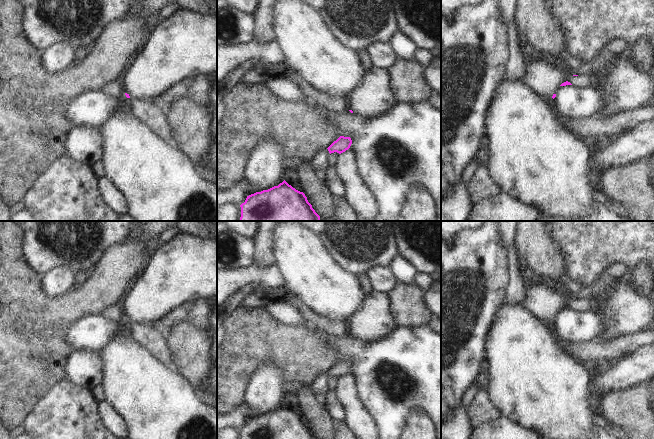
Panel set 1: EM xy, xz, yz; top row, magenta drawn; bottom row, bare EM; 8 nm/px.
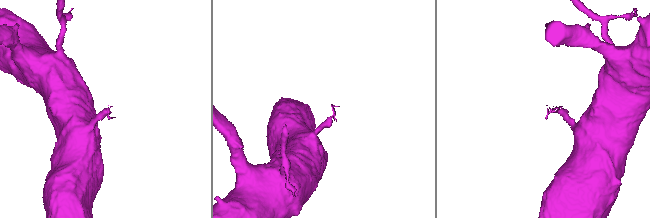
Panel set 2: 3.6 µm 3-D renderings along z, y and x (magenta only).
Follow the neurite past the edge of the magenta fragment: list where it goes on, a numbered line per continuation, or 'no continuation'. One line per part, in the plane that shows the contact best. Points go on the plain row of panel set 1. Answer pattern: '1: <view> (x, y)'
1: yz (545, 302)

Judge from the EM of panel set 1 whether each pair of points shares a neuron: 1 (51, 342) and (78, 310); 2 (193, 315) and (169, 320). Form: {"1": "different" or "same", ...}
{"1": "same", "2": "same"}

